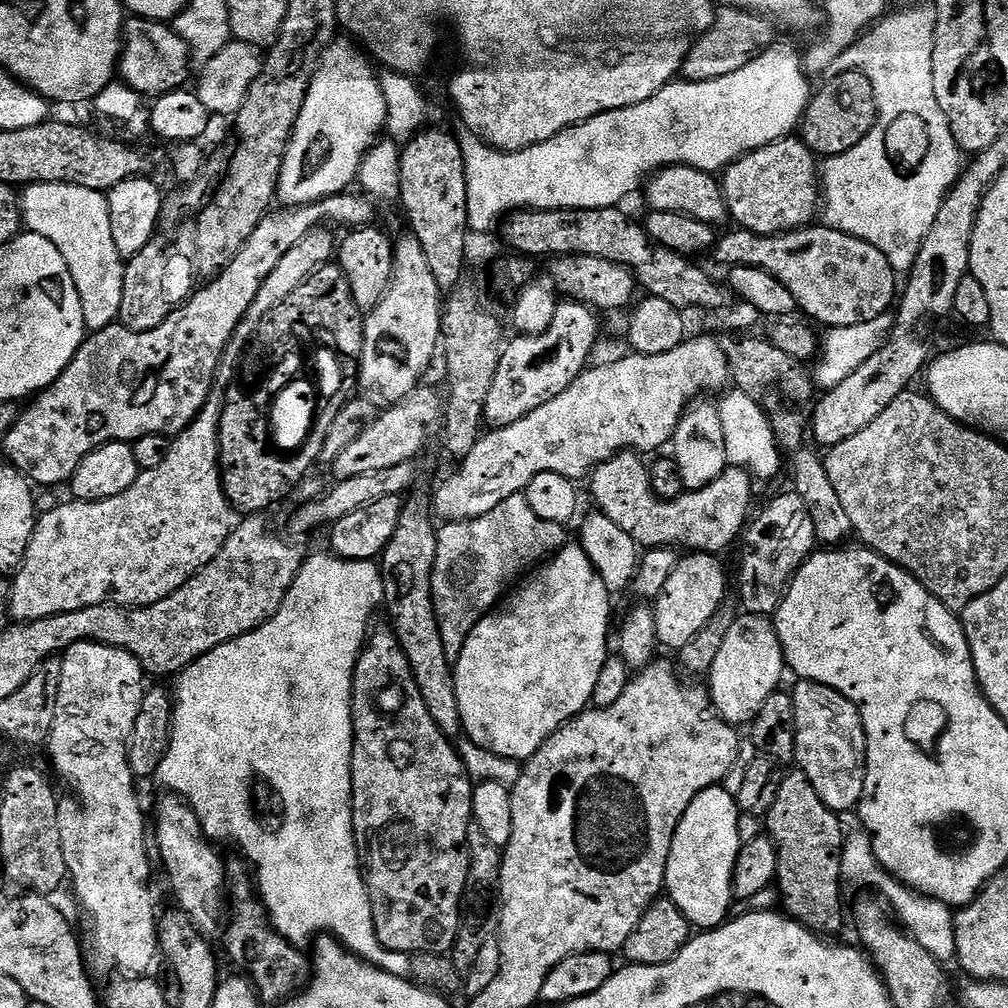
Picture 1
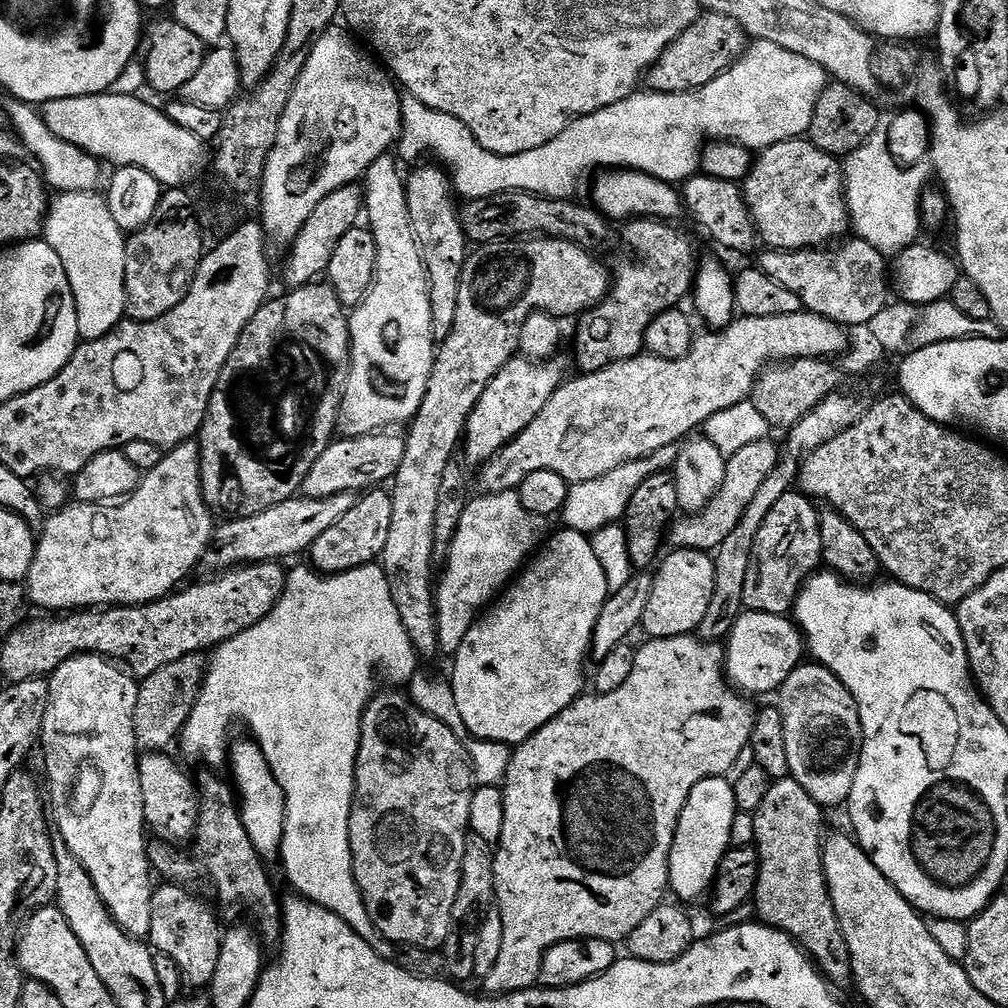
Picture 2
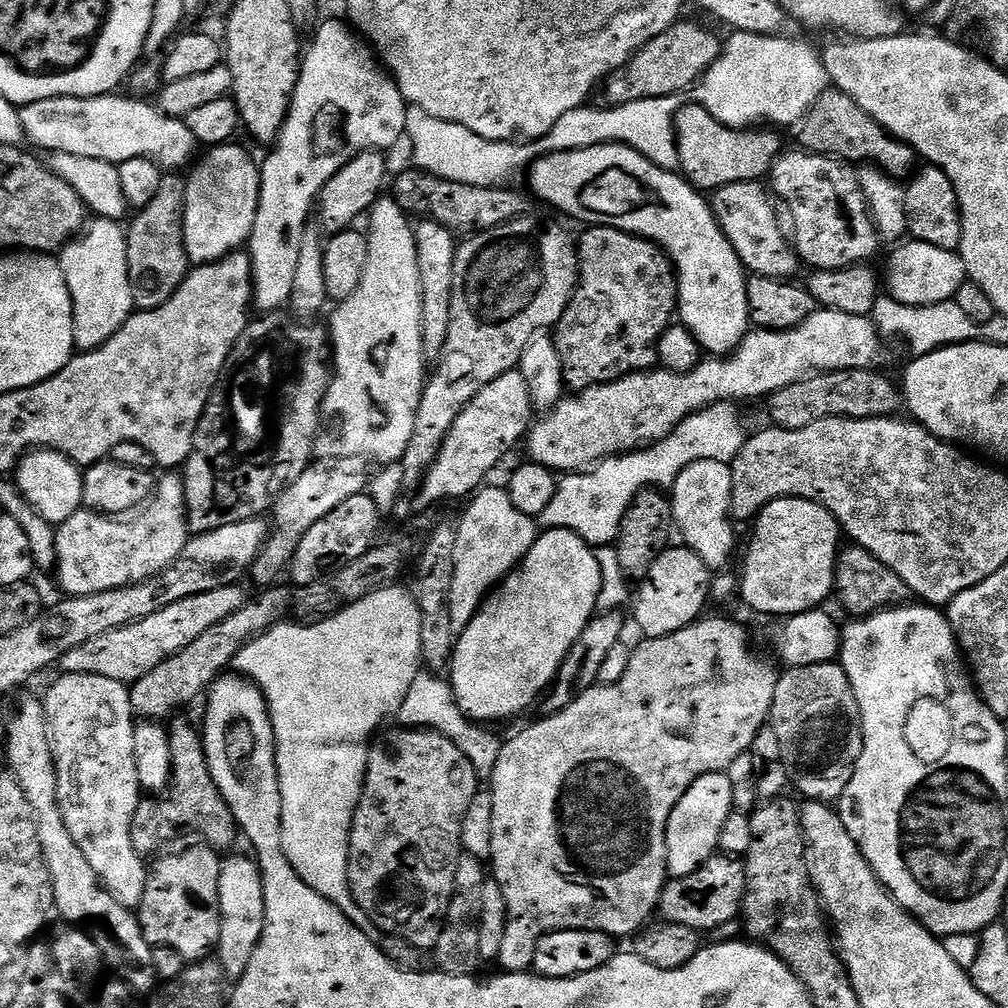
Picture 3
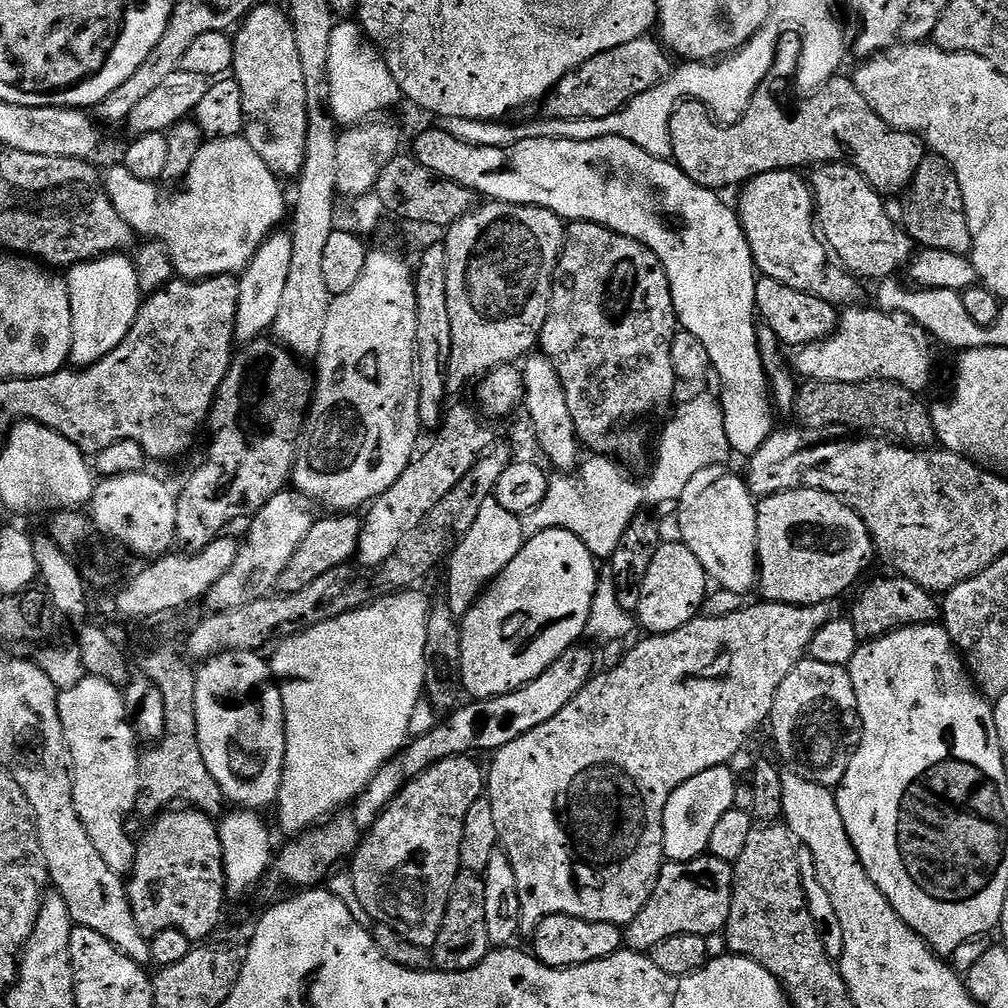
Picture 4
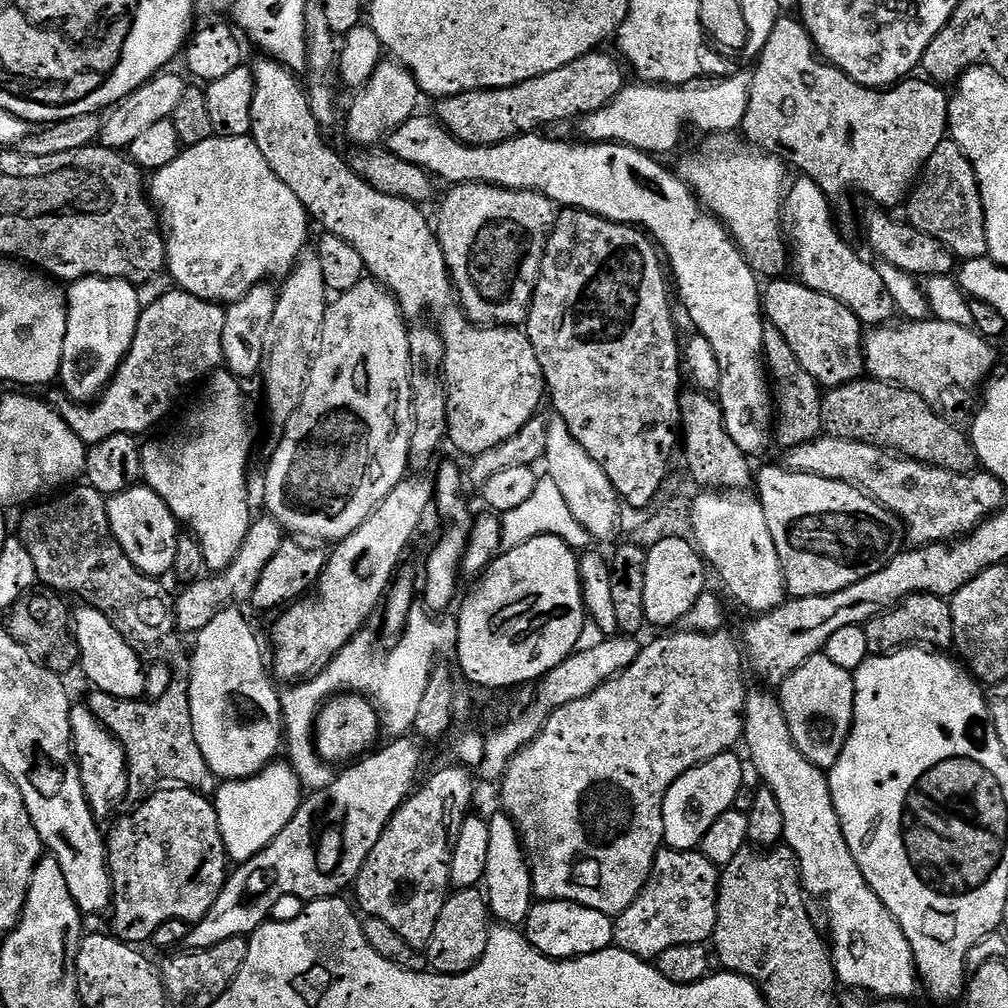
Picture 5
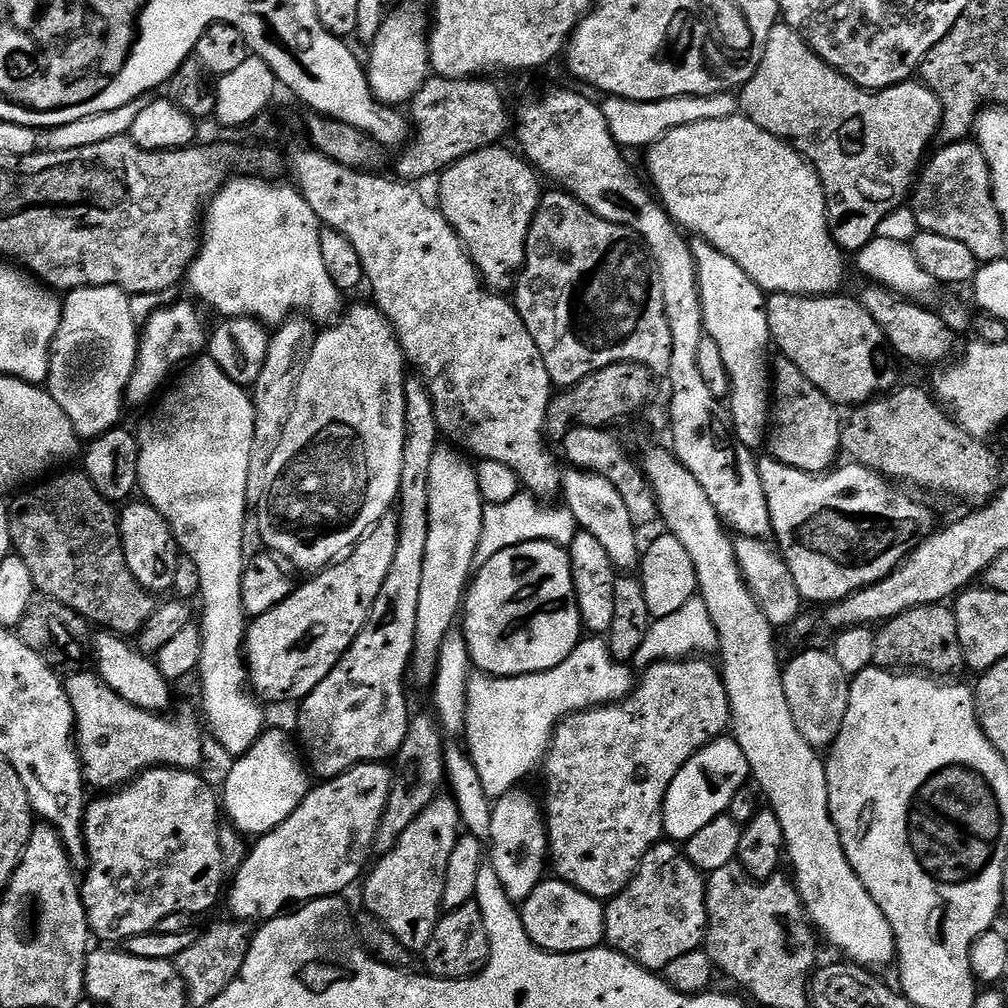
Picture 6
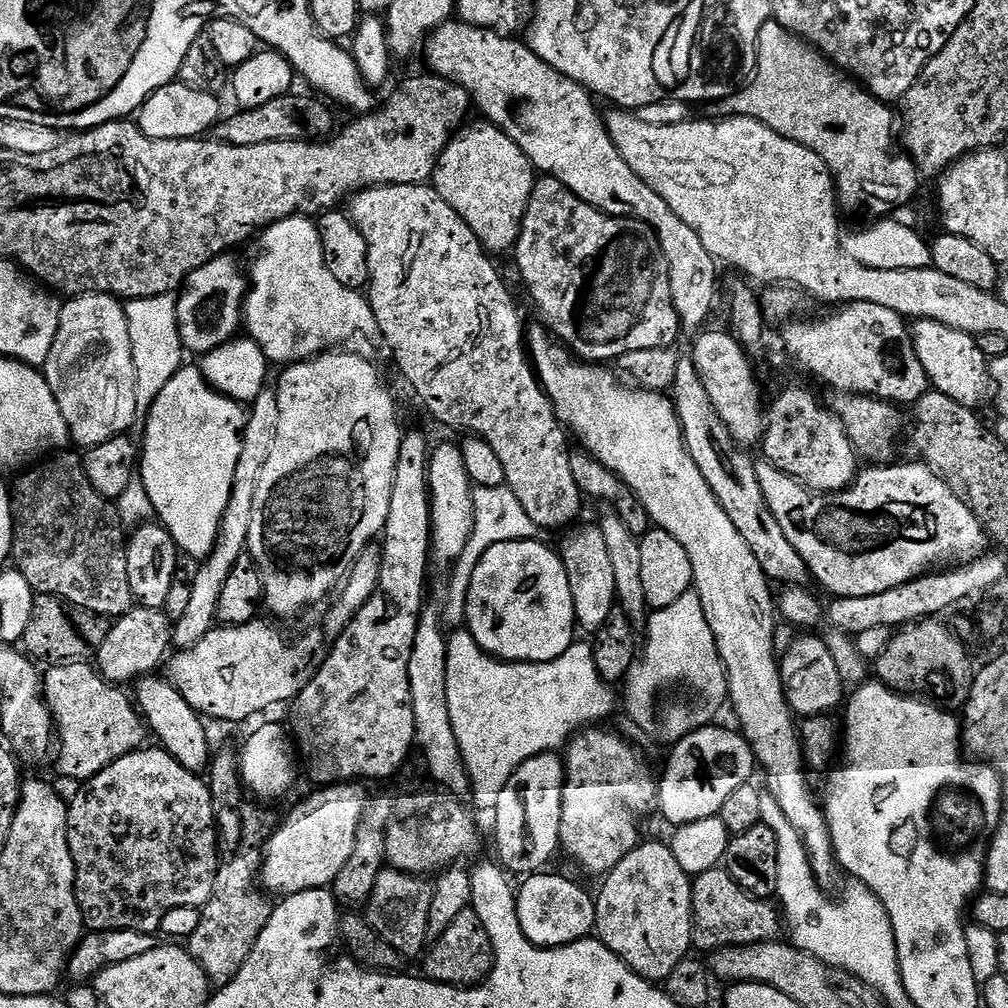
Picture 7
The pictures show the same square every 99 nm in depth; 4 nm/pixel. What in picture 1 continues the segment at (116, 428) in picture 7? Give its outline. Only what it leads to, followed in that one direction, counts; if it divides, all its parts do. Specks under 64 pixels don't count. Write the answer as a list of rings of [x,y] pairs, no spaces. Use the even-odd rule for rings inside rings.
[[[29,184],[23,189],[19,201],[23,227],[34,234],[42,234],[42,238],[54,242],[54,246],[58,246],[58,254],[66,258],[70,278],[74,278],[78,298],[82,302],[85,329],[89,333],[100,332],[106,326],[117,323],[122,306],[126,260],[118,254],[118,248],[114,246],[114,230],[110,226],[107,195],[79,188],[73,184]]]

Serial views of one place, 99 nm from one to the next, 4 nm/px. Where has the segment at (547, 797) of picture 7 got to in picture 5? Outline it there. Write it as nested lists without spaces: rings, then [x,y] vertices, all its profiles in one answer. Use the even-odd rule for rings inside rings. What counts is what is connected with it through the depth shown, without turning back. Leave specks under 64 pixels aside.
[[[507,814],[491,817],[490,855],[486,862],[486,874],[482,881],[486,893],[488,910],[493,921],[504,926],[520,926],[528,919],[534,903],[532,894],[532,874],[529,861],[526,859],[526,849],[520,842],[520,833]]]

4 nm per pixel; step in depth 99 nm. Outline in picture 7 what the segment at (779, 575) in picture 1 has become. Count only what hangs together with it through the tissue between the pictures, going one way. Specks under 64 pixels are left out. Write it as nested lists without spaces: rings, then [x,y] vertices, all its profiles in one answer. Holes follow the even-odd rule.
[[[763,458],[755,461],[758,486],[762,486],[770,514],[774,514],[778,526],[782,526],[782,534],[786,534],[790,546],[794,546],[802,562],[806,562],[809,577],[826,591],[833,592],[833,597],[866,598],[870,594],[882,594],[882,590],[894,590],[894,586],[902,586],[929,570],[969,564],[989,551],[990,537],[984,525],[942,477],[923,462],[896,463],[872,466],[876,468],[865,472],[863,469],[855,481],[840,492],[813,494],[770,461]]]

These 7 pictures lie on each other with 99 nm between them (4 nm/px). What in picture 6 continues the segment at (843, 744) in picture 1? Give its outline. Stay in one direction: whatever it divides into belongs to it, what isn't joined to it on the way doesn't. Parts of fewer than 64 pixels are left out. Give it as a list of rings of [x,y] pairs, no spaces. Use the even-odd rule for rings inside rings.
[[[828,650],[800,652],[789,664],[787,661],[783,665],[782,671],[786,702],[790,702],[790,714],[794,714],[798,734],[802,734],[802,738],[806,738],[814,749],[831,748],[846,718],[846,706],[850,702],[850,678]]]

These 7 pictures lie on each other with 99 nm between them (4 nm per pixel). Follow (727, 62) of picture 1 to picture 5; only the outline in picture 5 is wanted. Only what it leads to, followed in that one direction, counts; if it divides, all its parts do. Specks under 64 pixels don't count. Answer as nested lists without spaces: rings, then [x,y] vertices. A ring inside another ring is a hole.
[[[604,51],[588,52],[574,62],[566,62],[566,66],[562,66],[558,70],[550,70],[550,74],[538,74],[538,78],[530,78],[526,82],[515,84],[509,88],[491,88],[490,90],[463,92],[457,96],[443,97],[437,103],[440,105],[434,109],[435,115],[452,135],[464,144],[473,144],[474,146],[501,144],[519,136],[536,134],[544,130],[540,128],[546,127],[547,124],[560,124],[563,120],[579,121],[581,118],[589,116],[591,112],[602,110],[626,86],[625,65],[615,55],[612,57],[610,53]]]

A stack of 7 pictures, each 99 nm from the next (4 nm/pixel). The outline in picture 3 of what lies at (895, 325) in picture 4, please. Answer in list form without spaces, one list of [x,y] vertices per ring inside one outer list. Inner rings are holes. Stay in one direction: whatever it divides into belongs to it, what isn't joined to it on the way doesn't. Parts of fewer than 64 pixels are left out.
[[[832,308],[817,310],[793,328],[756,328],[749,331],[736,351],[723,358],[704,358],[700,365],[689,372],[666,372],[649,370],[634,372],[621,380],[608,384],[595,384],[583,392],[561,399],[555,408],[547,413],[545,420],[537,419],[527,437],[527,459],[533,464],[551,468],[557,474],[571,474],[595,466],[610,456],[635,452],[649,444],[666,438],[692,412],[709,408],[712,404],[756,400],[759,396],[771,397],[772,393],[805,379],[809,374],[841,372],[851,368],[872,368],[880,360],[882,337],[876,323],[868,316],[836,312]]]

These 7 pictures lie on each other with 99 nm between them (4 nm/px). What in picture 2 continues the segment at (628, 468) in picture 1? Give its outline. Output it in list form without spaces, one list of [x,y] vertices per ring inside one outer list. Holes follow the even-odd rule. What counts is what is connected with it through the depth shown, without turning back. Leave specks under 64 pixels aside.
[[[771,439],[750,442],[750,446],[742,446],[738,454],[727,457],[724,466],[724,477],[718,494],[705,508],[695,514],[684,514],[671,525],[670,544],[673,549],[696,548],[700,552],[711,553],[730,535],[730,530],[738,526],[742,514],[746,514],[746,506],[750,506],[754,494],[758,494],[758,486],[774,470],[774,466],[780,461],[781,449],[772,445]]]

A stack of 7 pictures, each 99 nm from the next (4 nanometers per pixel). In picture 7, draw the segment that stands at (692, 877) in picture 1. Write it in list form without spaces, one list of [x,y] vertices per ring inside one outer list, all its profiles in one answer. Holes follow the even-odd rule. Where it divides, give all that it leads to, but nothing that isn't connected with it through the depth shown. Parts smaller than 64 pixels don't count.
[[[709,726],[697,728],[688,736],[671,745],[668,756],[668,765],[664,768],[664,777],[661,775],[658,780],[658,812],[665,816],[672,823],[672,826],[698,822],[702,818],[719,816],[722,810],[722,802],[730,798],[733,790],[738,786],[749,783],[753,779],[752,768],[757,767],[756,757],[752,755],[752,748],[739,731],[727,732],[724,728]]]

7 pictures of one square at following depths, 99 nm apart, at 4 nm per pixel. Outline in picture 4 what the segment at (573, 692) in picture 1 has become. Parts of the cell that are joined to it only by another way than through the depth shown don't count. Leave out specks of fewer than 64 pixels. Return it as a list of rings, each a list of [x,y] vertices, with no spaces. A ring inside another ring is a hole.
[[[551,528],[545,532],[539,532],[536,536],[528,536],[524,541],[522,550],[518,550],[518,558],[514,558],[514,562],[510,562],[510,566],[506,566],[506,570],[502,570],[502,574],[498,574],[495,580],[484,589],[484,593],[472,603],[472,608],[462,617],[460,624],[460,633],[462,634],[462,682],[464,683],[464,692],[469,697],[477,700],[485,700],[486,698],[494,698],[502,694],[510,694],[514,690],[518,690],[522,686],[526,686],[530,682],[534,682],[534,678],[538,678],[546,669],[551,666],[556,659],[562,655],[567,648],[571,648],[587,633],[588,619],[590,618],[590,602],[594,598],[594,590],[596,589],[596,581],[598,579],[598,560],[597,557],[590,554],[590,550],[586,550],[586,546],[574,534],[570,534],[561,528]]]

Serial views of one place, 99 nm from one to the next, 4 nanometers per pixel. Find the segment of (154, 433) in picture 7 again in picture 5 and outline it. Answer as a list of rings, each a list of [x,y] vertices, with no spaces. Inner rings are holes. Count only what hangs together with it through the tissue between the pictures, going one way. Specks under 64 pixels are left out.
[[[227,370],[211,373],[203,385],[204,397],[185,414],[184,421],[165,440],[152,440],[140,449],[143,483],[162,497],[177,521],[195,537],[201,546],[204,563],[213,573],[224,571],[230,562],[234,562],[254,519],[247,492],[252,428],[248,425],[248,412],[244,409],[244,392],[240,384],[241,381]],[[233,606],[224,608],[216,617],[210,626],[206,626],[202,631],[195,633],[196,649],[192,652],[192,676],[188,680],[188,697],[190,698],[190,714],[194,718],[194,738],[198,738],[198,750],[202,750],[202,758],[210,766],[210,770],[221,781],[226,780],[245,780],[251,776],[257,776],[259,772],[273,763],[277,759],[276,751],[282,748],[282,696],[270,675],[269,665],[266,663],[266,652],[260,649],[260,640],[256,637],[256,632],[252,629],[252,624],[246,617],[240,613],[239,607]]]

